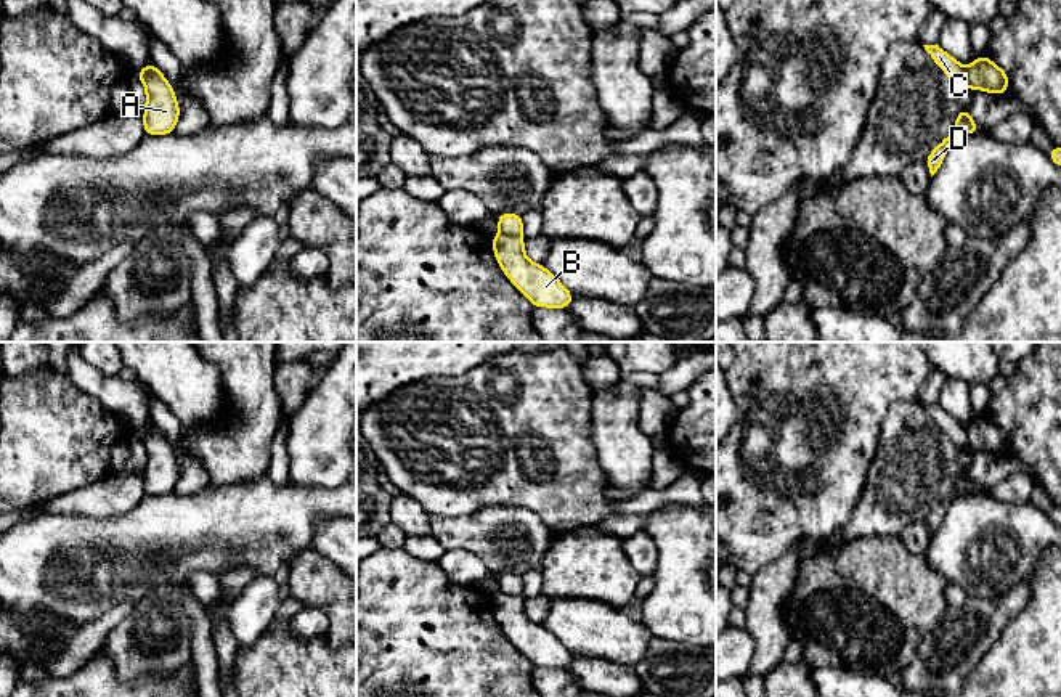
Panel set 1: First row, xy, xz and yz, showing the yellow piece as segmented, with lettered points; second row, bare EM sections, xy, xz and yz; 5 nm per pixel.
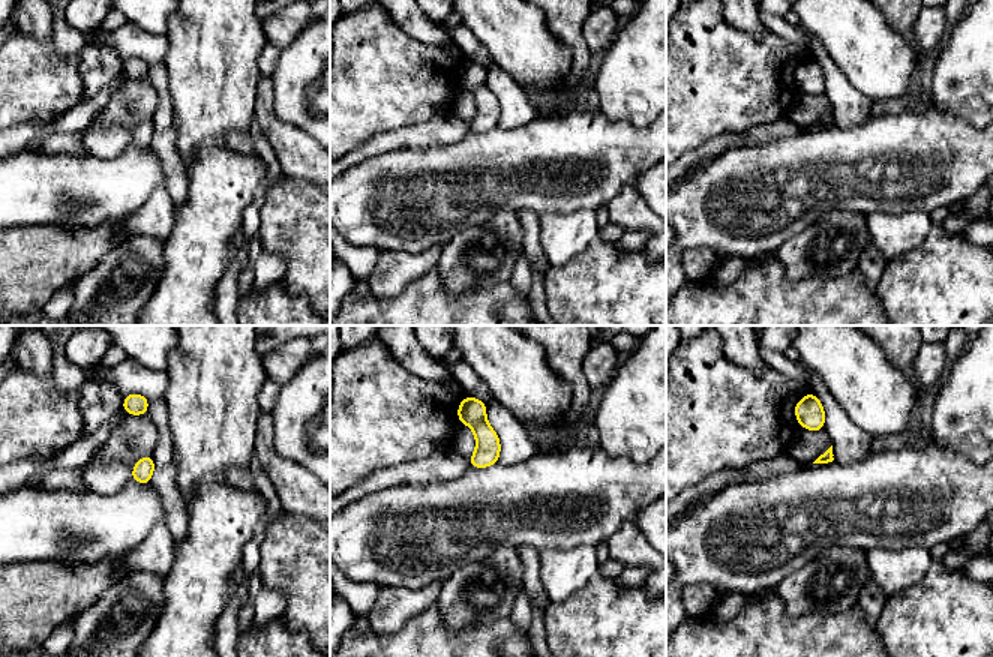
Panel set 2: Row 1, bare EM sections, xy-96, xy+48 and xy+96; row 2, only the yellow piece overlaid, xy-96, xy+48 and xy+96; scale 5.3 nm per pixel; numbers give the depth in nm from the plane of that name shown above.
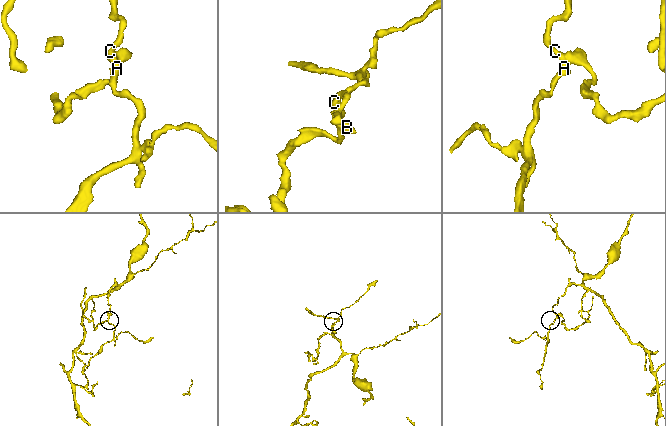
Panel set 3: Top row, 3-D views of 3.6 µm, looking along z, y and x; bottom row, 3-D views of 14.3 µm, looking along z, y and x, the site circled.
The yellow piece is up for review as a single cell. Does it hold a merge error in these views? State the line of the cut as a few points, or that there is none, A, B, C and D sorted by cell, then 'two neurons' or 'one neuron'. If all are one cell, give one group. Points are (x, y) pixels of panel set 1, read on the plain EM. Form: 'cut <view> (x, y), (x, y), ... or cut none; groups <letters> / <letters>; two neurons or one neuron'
cut xz (500, 591), (520, 598); groups A C D / B; two neurons

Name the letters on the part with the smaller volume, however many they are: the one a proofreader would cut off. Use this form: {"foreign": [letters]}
{"foreign": ["B"]}

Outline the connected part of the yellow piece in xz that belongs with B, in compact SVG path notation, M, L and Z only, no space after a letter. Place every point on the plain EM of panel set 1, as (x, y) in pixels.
M496 594L493 599L494 618L514 646L536 666L568 668L573 655L539 623L528 620L523 597Z

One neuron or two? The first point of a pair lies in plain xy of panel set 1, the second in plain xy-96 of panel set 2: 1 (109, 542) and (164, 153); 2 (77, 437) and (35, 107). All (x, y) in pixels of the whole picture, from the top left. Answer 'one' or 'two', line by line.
1: two
2: one

